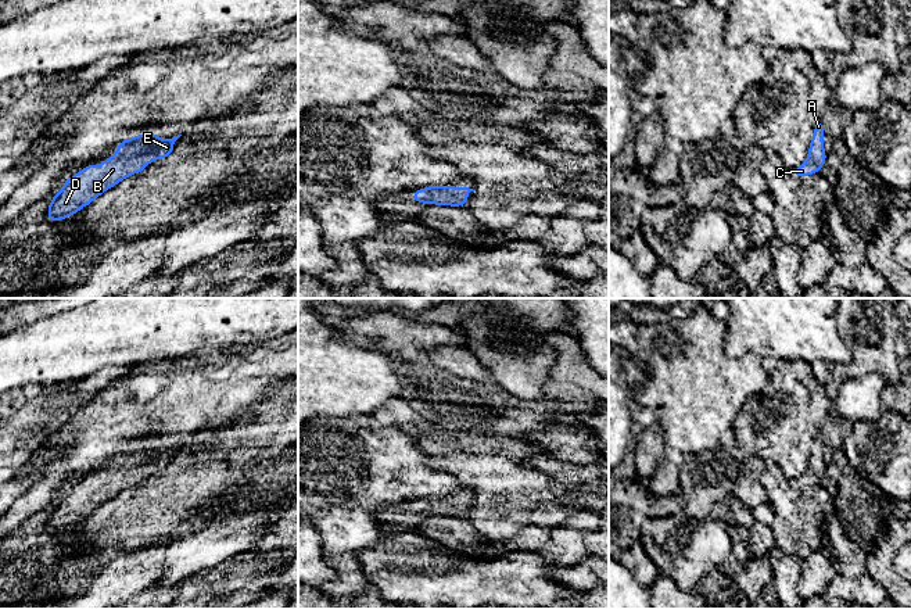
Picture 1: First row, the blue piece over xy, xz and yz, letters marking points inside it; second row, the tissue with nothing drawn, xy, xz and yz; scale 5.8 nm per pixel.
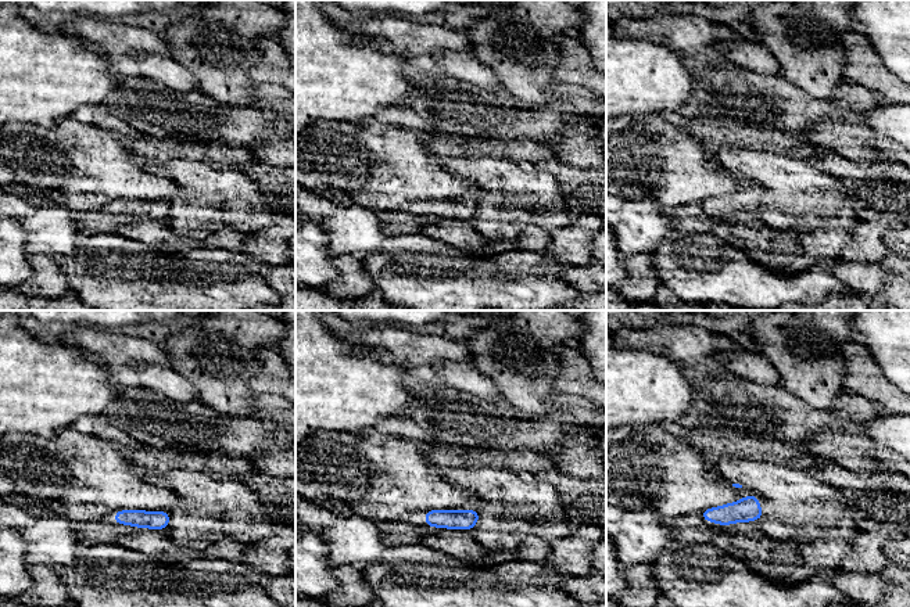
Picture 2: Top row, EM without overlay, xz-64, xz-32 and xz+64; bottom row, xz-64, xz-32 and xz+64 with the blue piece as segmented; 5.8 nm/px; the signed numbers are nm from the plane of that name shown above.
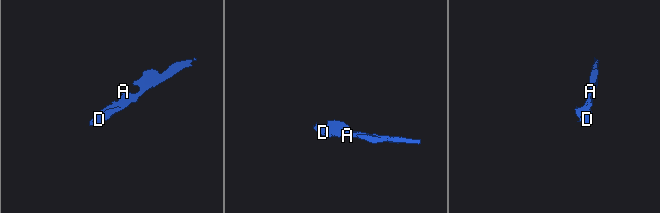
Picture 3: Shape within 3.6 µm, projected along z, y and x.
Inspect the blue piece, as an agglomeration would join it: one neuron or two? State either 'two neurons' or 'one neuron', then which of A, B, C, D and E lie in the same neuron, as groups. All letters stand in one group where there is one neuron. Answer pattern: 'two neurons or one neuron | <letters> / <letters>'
one neuron | A B C D E

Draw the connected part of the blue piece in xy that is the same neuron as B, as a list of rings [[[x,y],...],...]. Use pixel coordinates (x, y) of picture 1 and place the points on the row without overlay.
[[[147,443],[118,454],[115,469],[104,468],[101,477],[93,473],[64,494],[61,502],[51,509],[47,533],[62,531],[76,524],[125,488],[144,481],[150,472],[168,469],[180,447],[162,451],[158,445]]]

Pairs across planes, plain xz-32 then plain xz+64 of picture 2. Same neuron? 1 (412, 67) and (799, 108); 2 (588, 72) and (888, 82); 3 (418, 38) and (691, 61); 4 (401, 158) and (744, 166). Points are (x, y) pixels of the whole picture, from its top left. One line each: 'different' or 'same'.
1: same
2: same
3: different
4: different

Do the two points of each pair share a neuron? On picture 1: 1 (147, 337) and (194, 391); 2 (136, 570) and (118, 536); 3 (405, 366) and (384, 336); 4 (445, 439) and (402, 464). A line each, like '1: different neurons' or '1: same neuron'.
1: different neurons
2: different neurons
3: different neurons
4: different neurons

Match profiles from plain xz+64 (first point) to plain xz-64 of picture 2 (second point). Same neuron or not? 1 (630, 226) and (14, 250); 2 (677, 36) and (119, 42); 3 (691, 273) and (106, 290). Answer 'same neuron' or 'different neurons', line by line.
1: different neurons
2: same neuron
3: same neuron

